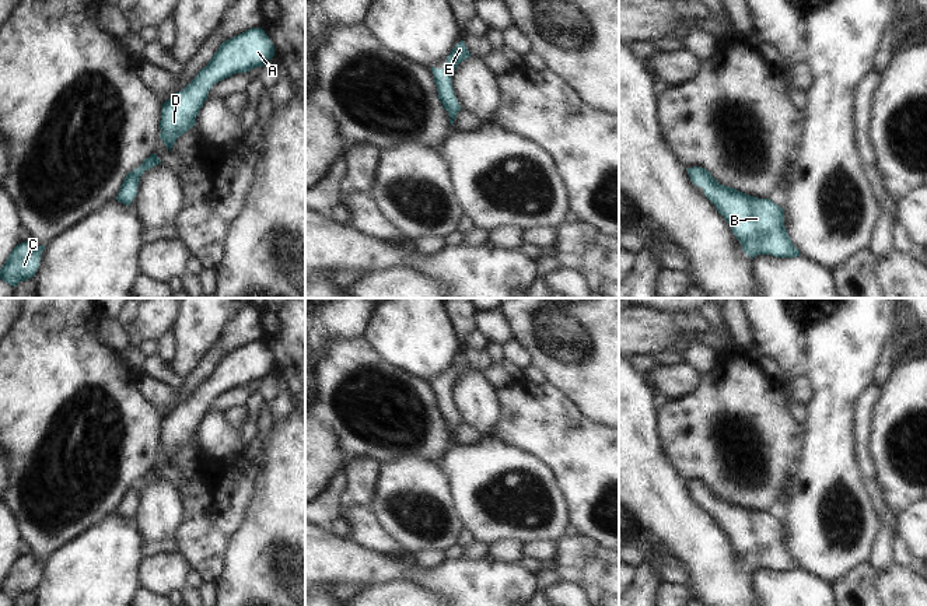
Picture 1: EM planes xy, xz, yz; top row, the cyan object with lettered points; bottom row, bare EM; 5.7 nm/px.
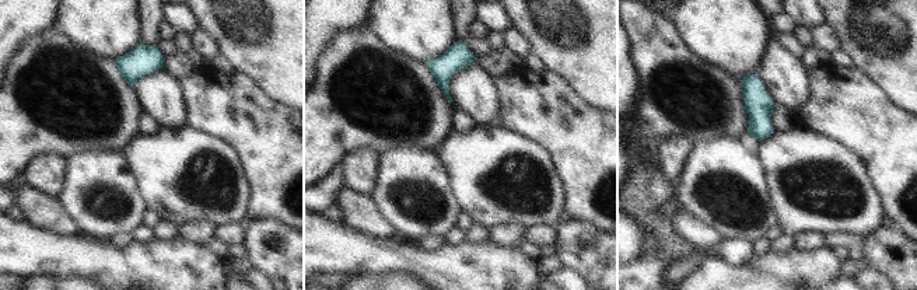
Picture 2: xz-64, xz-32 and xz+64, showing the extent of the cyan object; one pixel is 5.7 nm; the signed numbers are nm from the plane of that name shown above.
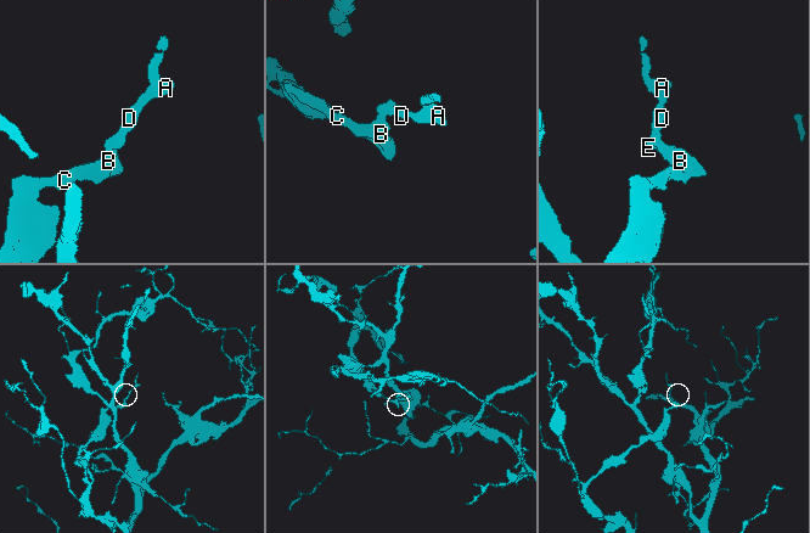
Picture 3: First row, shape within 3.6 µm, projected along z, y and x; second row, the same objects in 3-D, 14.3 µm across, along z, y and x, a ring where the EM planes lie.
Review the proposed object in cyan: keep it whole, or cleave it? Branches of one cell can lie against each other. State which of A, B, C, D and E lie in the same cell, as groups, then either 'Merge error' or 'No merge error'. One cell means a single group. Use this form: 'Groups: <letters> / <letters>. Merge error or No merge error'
Groups: A B C D E. No merge error.

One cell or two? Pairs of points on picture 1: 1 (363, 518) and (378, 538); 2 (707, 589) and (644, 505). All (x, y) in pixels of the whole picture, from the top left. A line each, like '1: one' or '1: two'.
1: one
2: one

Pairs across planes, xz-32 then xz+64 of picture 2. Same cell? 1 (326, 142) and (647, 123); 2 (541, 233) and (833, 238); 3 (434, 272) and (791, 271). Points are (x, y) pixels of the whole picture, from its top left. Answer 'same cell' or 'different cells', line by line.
1: same cell
2: same cell
3: same cell

